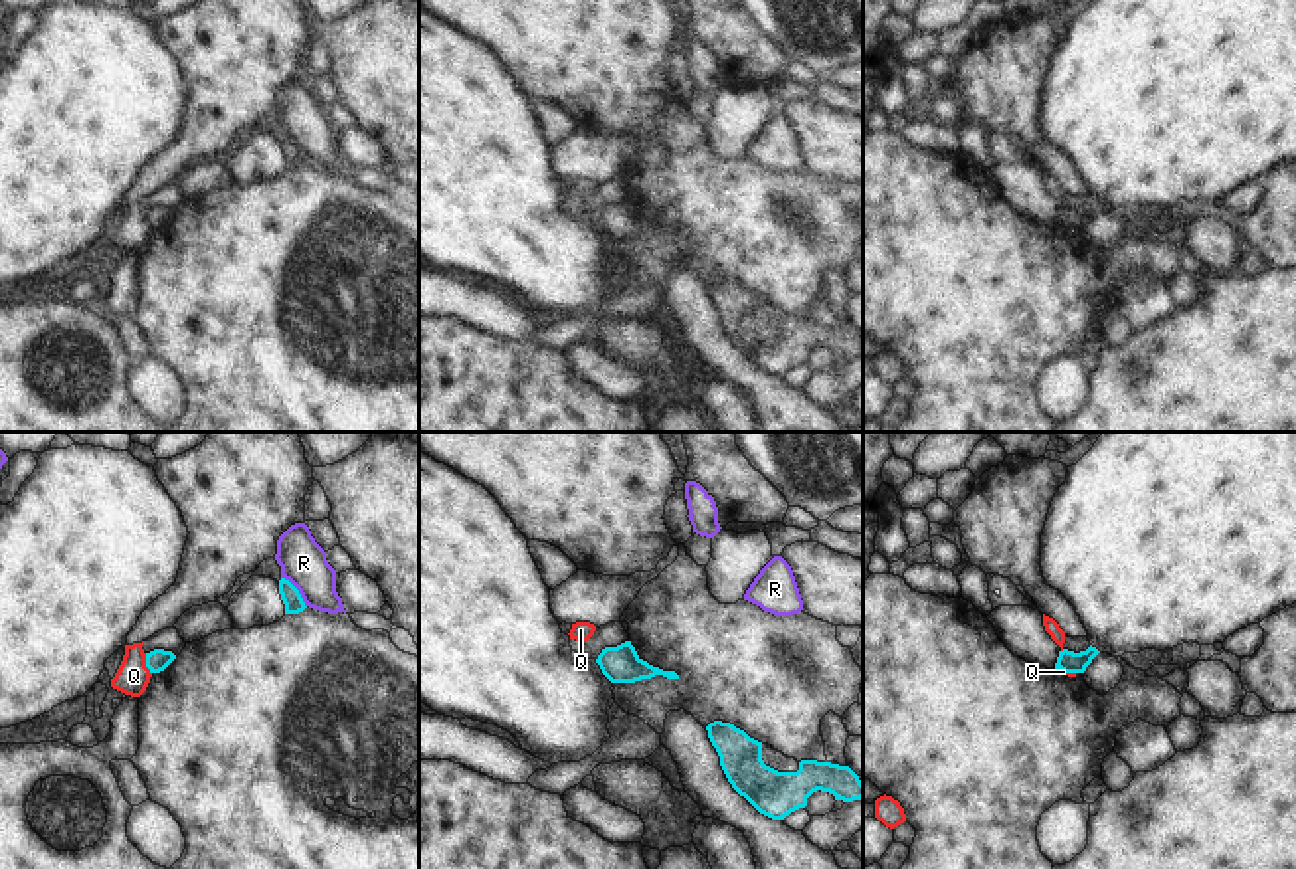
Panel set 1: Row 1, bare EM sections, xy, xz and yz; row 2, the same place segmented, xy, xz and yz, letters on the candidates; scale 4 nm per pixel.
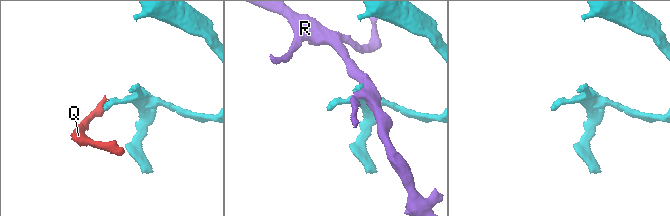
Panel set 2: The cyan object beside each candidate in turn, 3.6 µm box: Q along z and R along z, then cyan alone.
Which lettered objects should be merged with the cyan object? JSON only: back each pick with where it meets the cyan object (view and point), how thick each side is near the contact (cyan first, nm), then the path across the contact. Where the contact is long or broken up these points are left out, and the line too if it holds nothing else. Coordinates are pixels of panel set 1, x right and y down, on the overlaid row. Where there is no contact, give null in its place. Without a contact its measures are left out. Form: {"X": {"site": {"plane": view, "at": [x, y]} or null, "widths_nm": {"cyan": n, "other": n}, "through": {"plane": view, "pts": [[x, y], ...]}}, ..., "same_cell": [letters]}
{"same_cell": []}

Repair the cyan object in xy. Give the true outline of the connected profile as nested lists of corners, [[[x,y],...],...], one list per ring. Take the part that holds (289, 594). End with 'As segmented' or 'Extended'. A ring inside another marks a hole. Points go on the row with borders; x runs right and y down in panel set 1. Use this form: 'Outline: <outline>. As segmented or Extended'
Outline: [[[285,578],[279,580],[279,594],[285,604],[285,614],[299,614],[307,608],[299,590]]]. As segmented.

